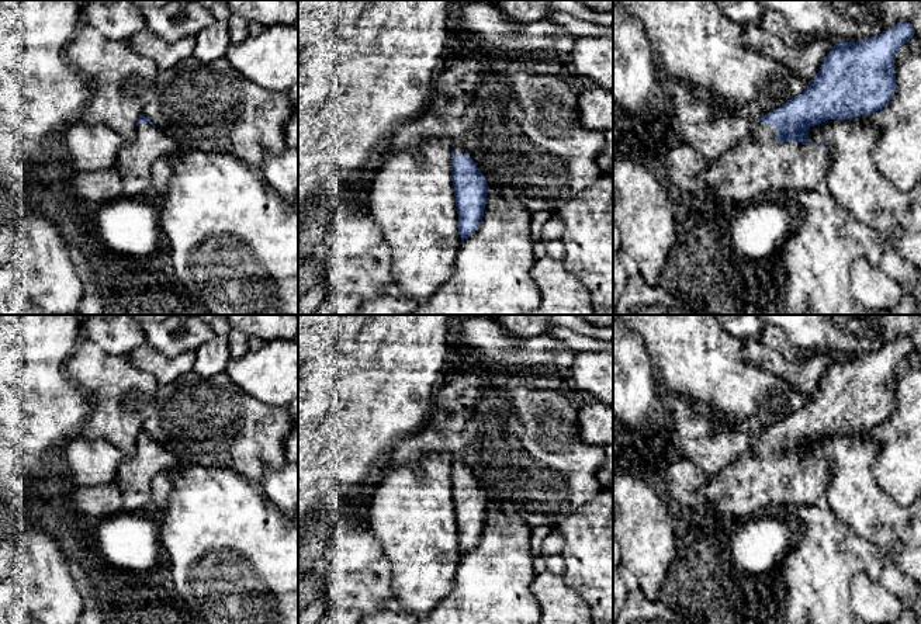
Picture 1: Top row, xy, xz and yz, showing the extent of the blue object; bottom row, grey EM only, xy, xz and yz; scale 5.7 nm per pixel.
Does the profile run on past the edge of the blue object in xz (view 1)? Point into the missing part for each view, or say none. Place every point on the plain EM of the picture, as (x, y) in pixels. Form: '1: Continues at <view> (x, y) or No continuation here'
1: Continues at xz (459, 463)

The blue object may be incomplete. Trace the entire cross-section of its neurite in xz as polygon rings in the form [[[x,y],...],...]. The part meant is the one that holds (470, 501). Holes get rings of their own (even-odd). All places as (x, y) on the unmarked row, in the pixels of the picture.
[[[460,453],[453,454],[451,496],[458,528],[458,550],[465,555],[481,540],[489,502]]]

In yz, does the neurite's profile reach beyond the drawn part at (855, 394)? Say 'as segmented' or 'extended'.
extended

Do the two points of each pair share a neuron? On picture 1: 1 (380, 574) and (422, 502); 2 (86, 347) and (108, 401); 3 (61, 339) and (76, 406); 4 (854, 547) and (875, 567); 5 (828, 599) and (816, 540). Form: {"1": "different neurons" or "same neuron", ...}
{"1": "different neurons", "2": "same neuron", "3": "same neuron", "4": "same neuron", "5": "same neuron"}

